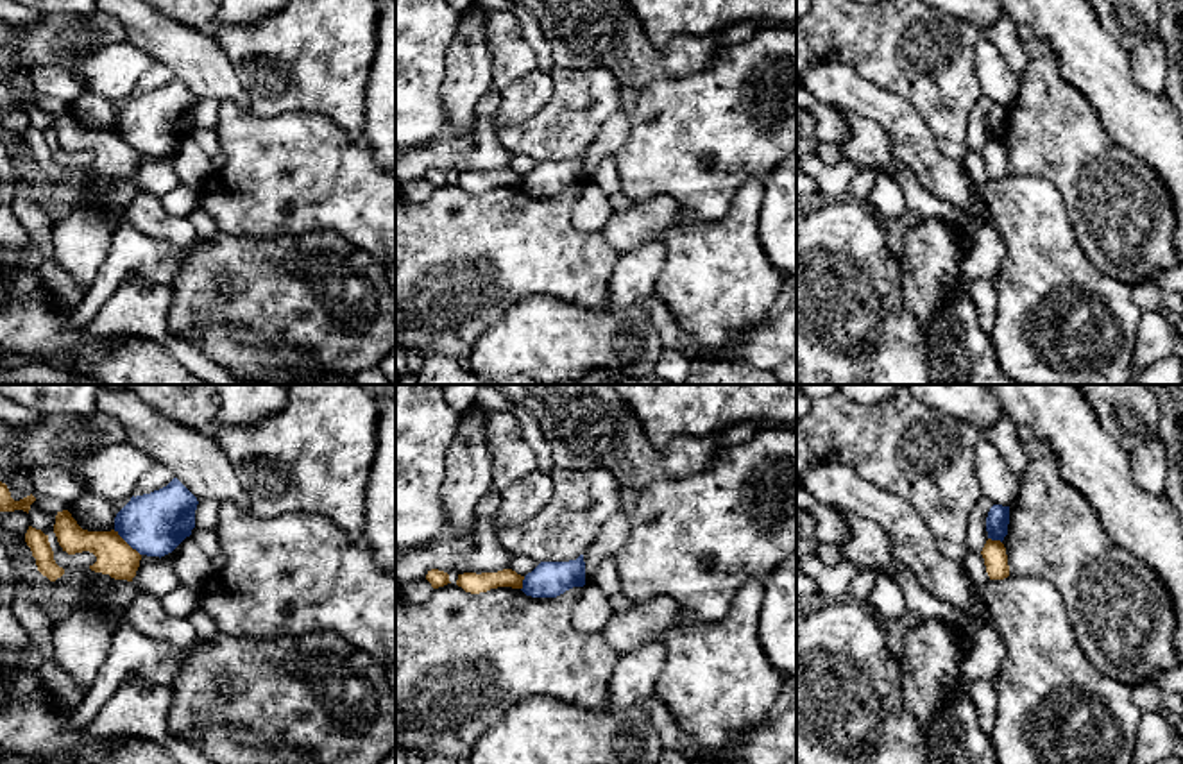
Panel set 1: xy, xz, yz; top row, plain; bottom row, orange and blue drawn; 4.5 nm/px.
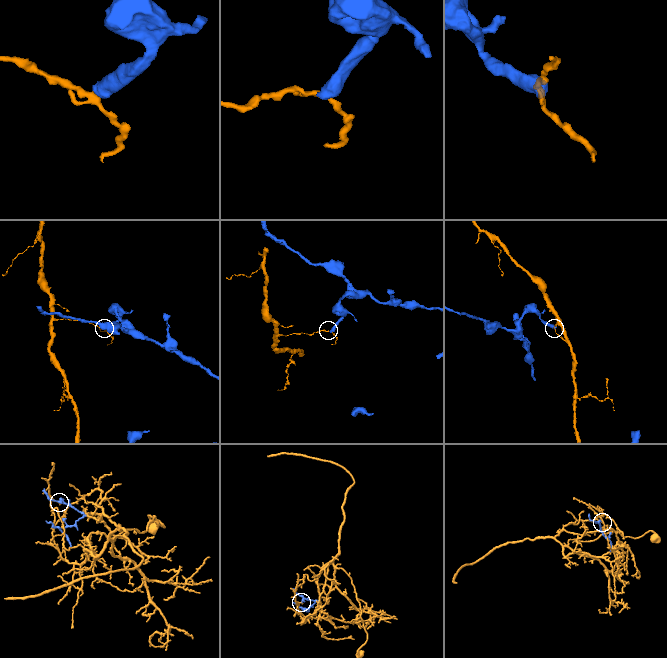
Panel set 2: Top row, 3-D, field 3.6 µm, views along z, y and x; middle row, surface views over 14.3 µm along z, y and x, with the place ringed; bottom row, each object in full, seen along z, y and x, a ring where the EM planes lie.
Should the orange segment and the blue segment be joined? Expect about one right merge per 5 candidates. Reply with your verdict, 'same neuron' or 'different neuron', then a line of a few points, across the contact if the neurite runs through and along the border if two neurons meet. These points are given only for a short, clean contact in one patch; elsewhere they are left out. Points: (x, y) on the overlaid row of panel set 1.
different neuron | xy (113, 530), (140, 555)

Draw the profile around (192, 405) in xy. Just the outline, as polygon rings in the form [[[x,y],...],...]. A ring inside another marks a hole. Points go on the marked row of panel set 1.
[[[100,385],[131,390],[149,406],[177,424],[204,428],[220,408],[218,385]]]

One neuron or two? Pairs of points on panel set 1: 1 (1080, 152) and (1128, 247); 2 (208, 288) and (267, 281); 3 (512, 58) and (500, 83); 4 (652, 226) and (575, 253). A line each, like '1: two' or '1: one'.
1: one
2: one
3: one
4: two

